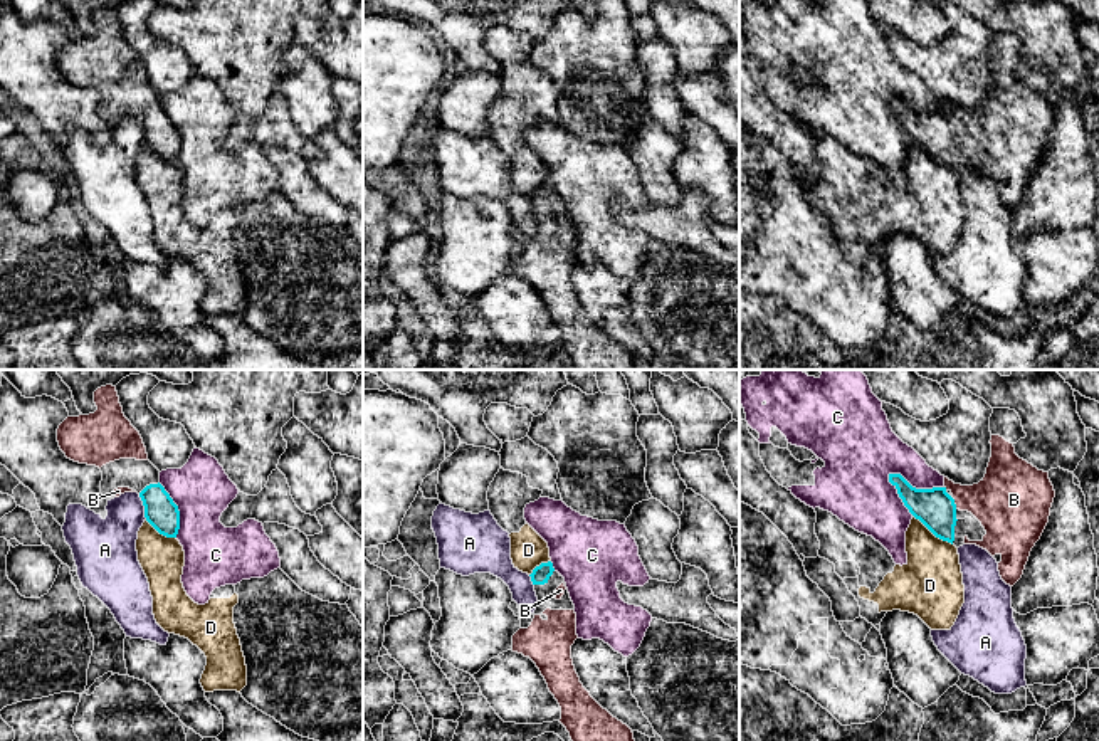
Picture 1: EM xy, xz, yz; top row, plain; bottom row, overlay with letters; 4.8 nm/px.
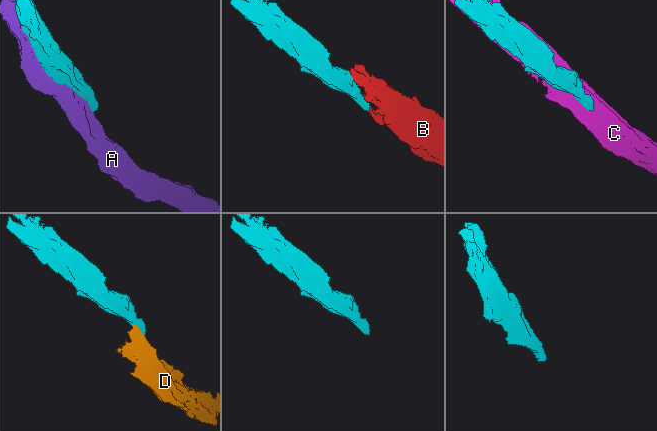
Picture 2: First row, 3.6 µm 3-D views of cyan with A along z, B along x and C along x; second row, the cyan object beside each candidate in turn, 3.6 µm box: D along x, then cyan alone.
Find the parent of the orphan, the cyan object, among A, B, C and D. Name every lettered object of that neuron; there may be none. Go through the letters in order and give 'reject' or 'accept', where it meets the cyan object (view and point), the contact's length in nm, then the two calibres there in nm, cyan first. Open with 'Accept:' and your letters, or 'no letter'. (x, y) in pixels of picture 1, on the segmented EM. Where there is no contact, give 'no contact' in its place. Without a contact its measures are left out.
Accept: B
A: reject | xy (143, 504) | 130 nm | 160/260 nm
B: accept | yz (953, 503) | 60 nm | 190/300 nm
C: reject | yz (914, 488) | 280 nm | 190/280 nm
D: reject | yz (933, 533) | 240 nm | 190/300 nm

